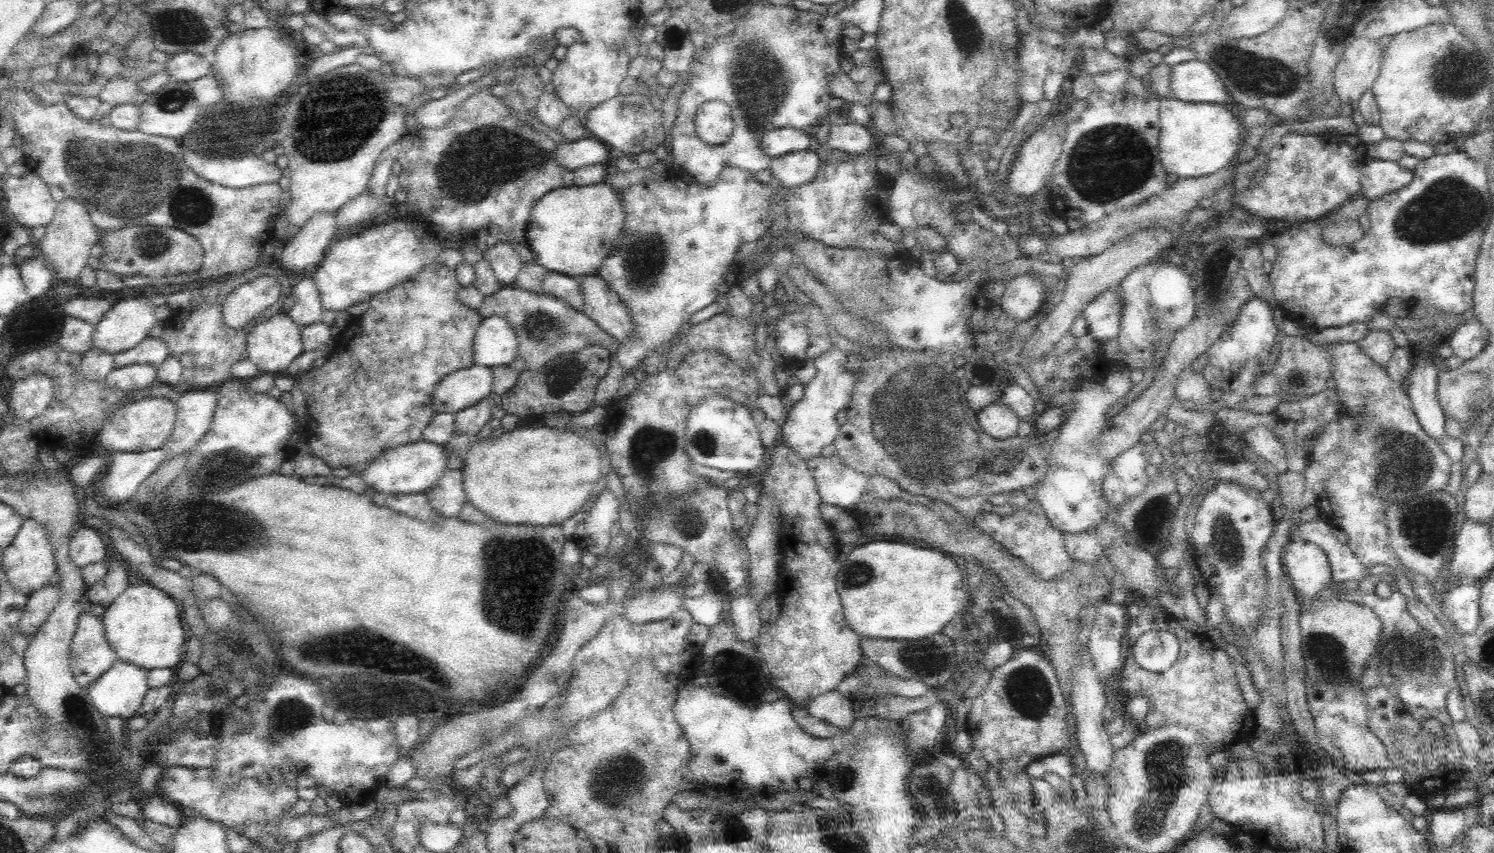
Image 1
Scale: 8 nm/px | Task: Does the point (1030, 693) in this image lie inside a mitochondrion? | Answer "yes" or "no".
yes

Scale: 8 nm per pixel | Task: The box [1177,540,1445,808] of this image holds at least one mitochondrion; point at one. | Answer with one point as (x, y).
(1398, 660)

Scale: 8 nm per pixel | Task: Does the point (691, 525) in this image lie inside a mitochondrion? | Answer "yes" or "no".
yes

